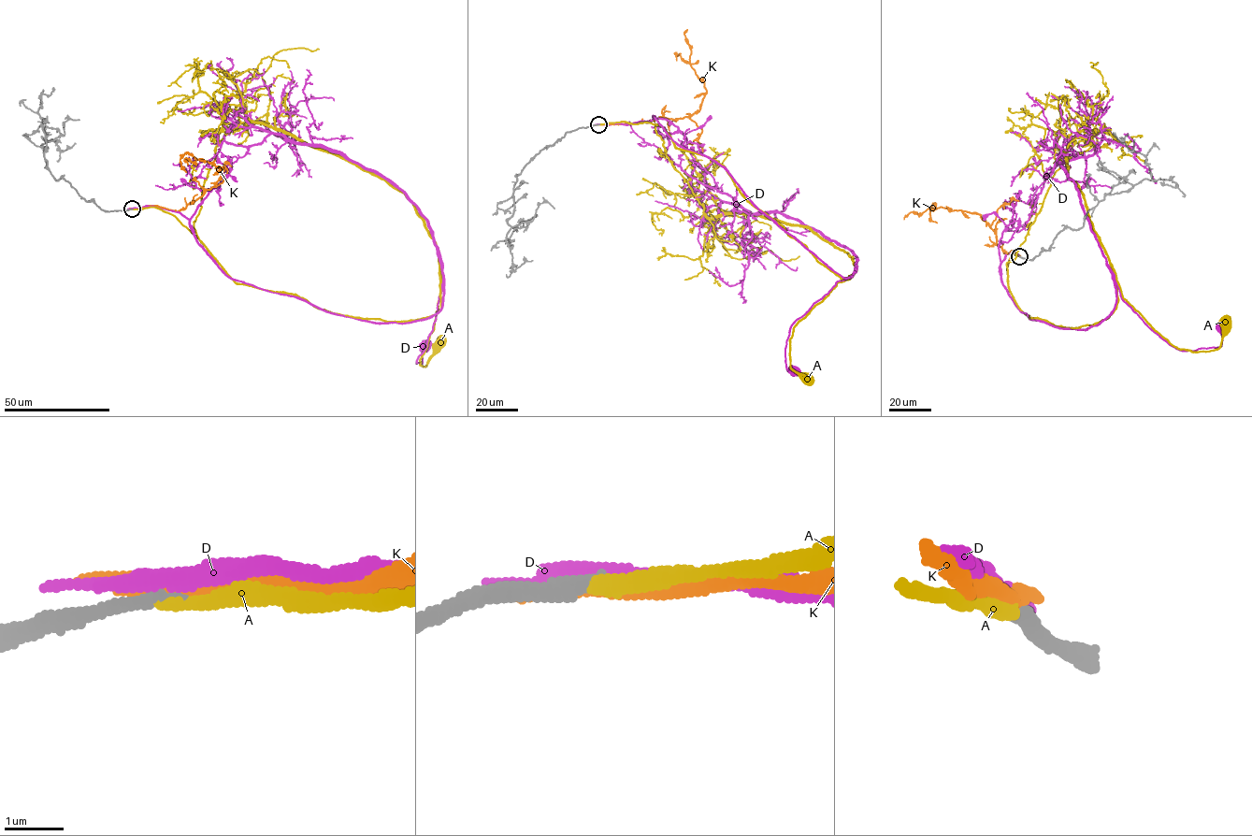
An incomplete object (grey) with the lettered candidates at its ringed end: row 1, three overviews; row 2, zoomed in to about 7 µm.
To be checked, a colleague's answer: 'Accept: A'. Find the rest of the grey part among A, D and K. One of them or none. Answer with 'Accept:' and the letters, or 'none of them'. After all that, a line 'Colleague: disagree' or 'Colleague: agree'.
Accept: A
Colleague: agree

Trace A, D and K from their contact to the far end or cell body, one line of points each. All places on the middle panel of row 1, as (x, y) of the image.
A: (598, 124), (655, 123), (675, 146), (717, 160), (747, 200), (848, 279), (794, 327), (791, 367), (809, 381)
D: (598, 124), (652, 116), (850, 277), (791, 326), (784, 357), (793, 371)
K: (598, 124), (683, 118), (700, 109), (706, 89), (690, 63), (690, 47), (683, 34), (687, 29)

